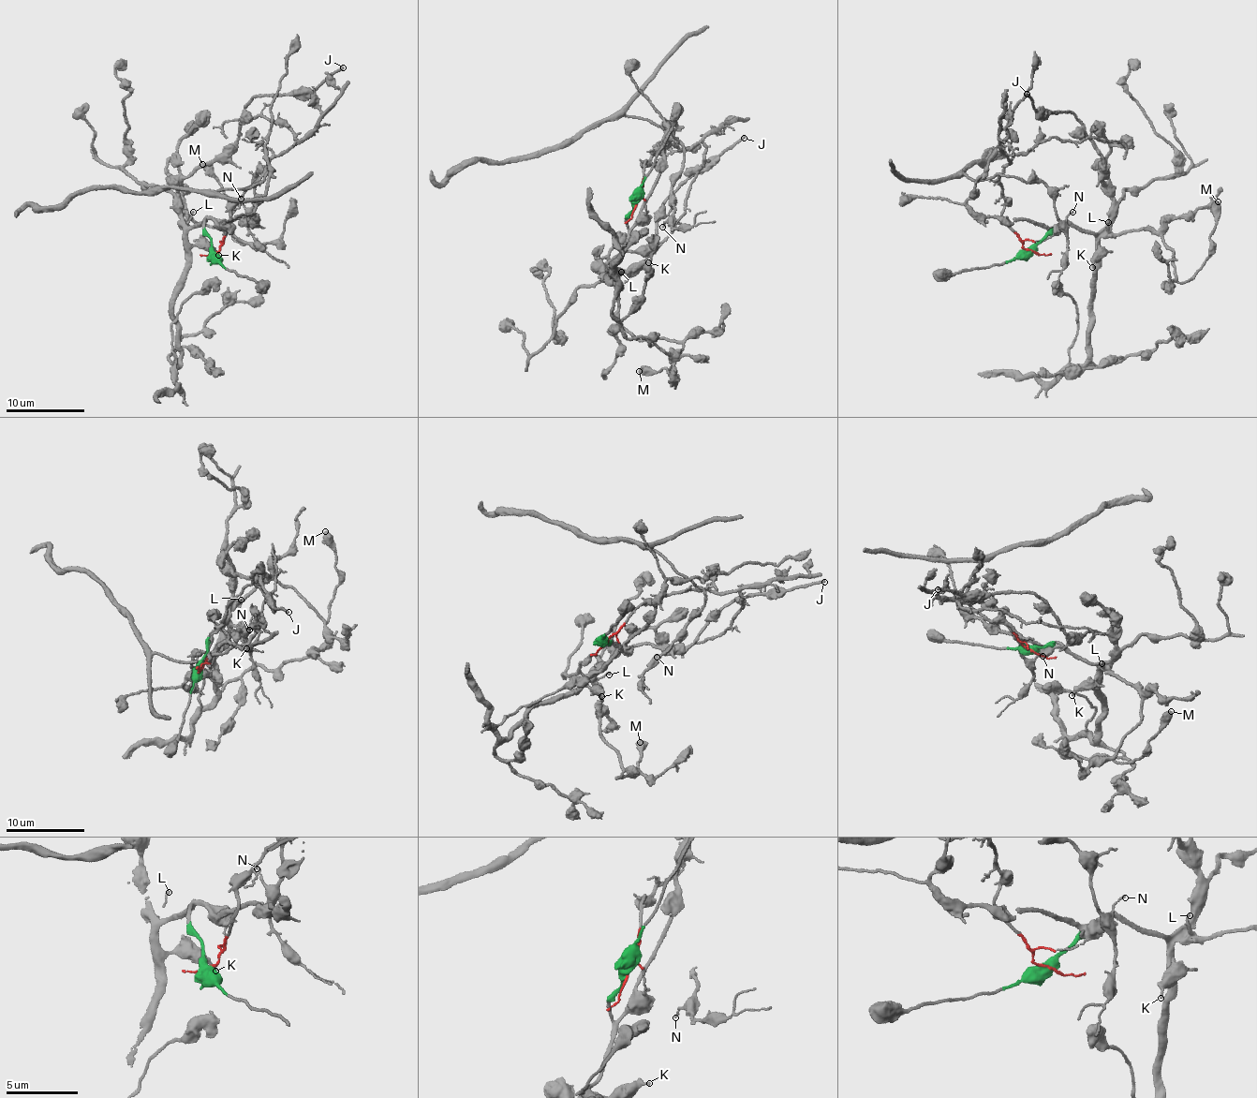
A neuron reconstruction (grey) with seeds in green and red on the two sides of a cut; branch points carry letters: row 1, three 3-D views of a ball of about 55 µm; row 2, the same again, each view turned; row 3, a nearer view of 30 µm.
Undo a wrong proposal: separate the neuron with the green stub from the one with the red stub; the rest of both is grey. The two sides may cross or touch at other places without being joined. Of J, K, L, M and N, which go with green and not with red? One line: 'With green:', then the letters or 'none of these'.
With green: J, K, L, M

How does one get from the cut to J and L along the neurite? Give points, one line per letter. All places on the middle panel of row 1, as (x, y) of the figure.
J: (637, 200), (608, 274), (612, 259), (655, 246), (657, 214), (669, 197), (745, 137)
L: (637, 200), (627, 222), (628, 239), (614, 267), (616, 274), (621, 272)

